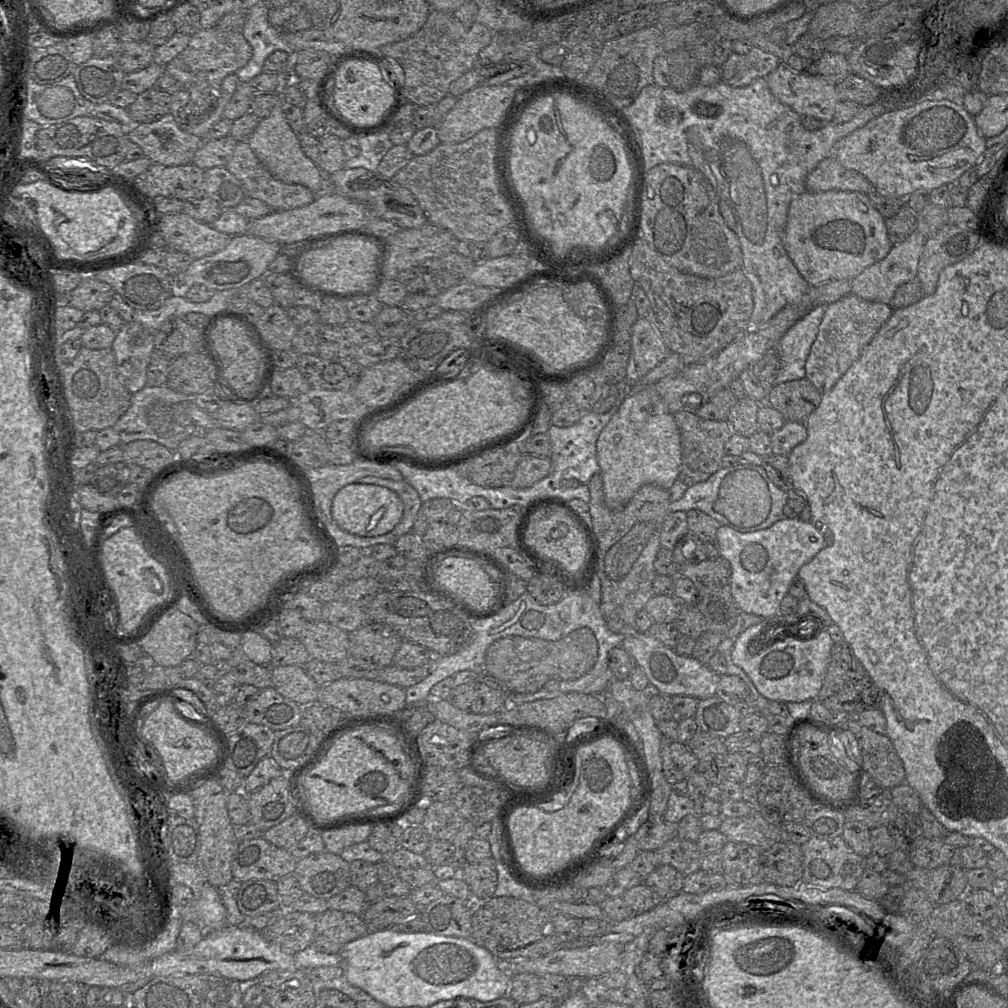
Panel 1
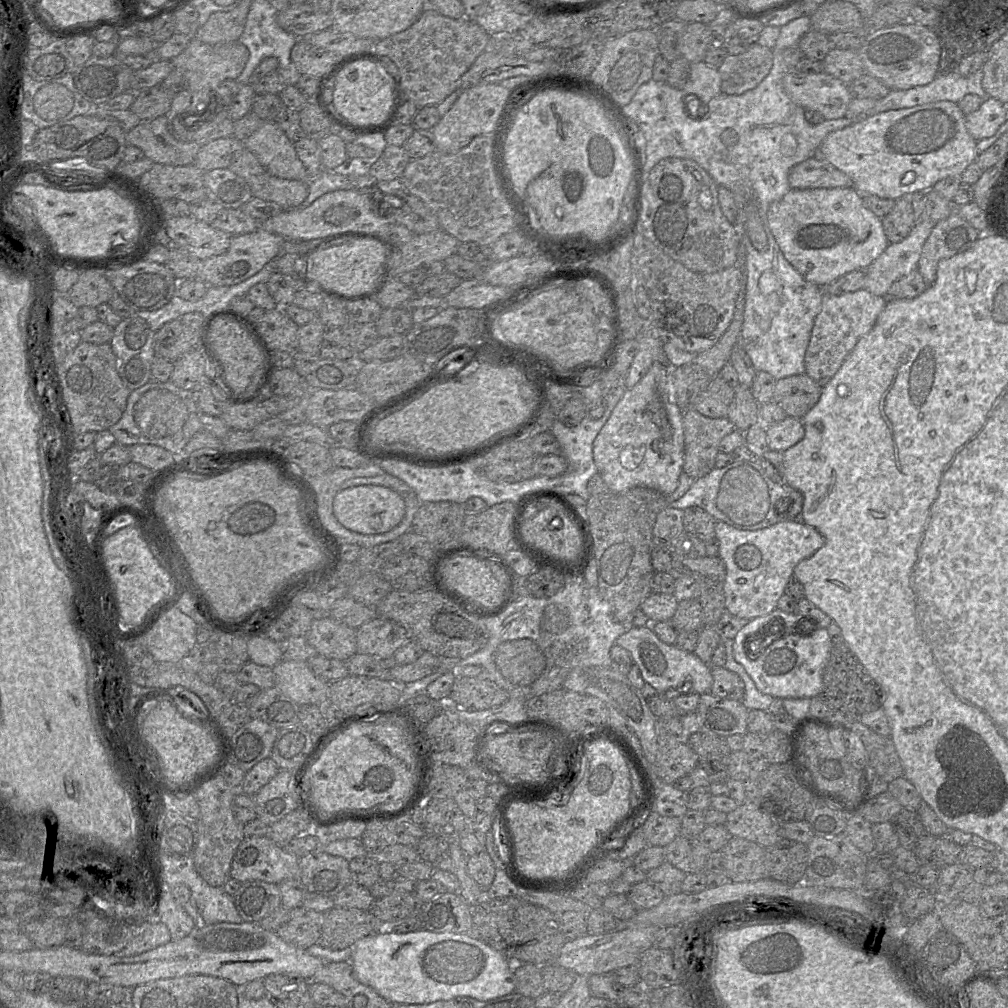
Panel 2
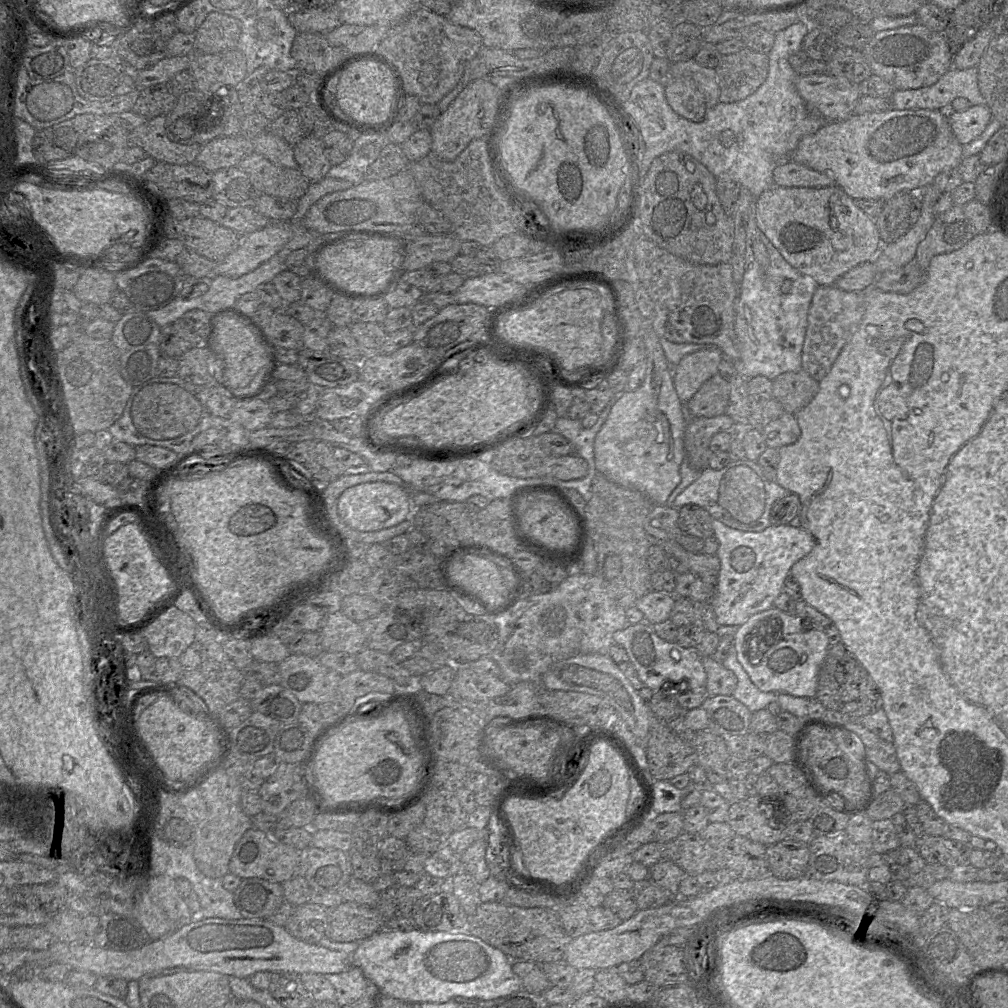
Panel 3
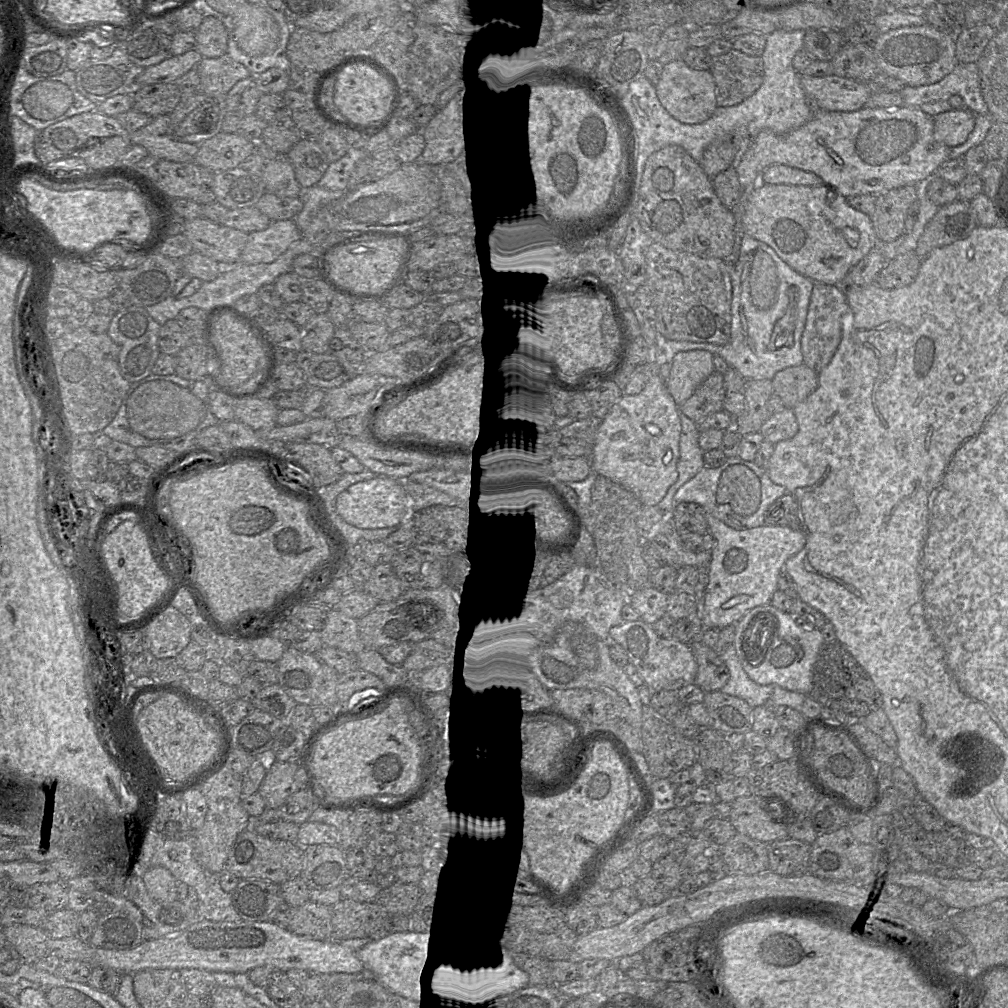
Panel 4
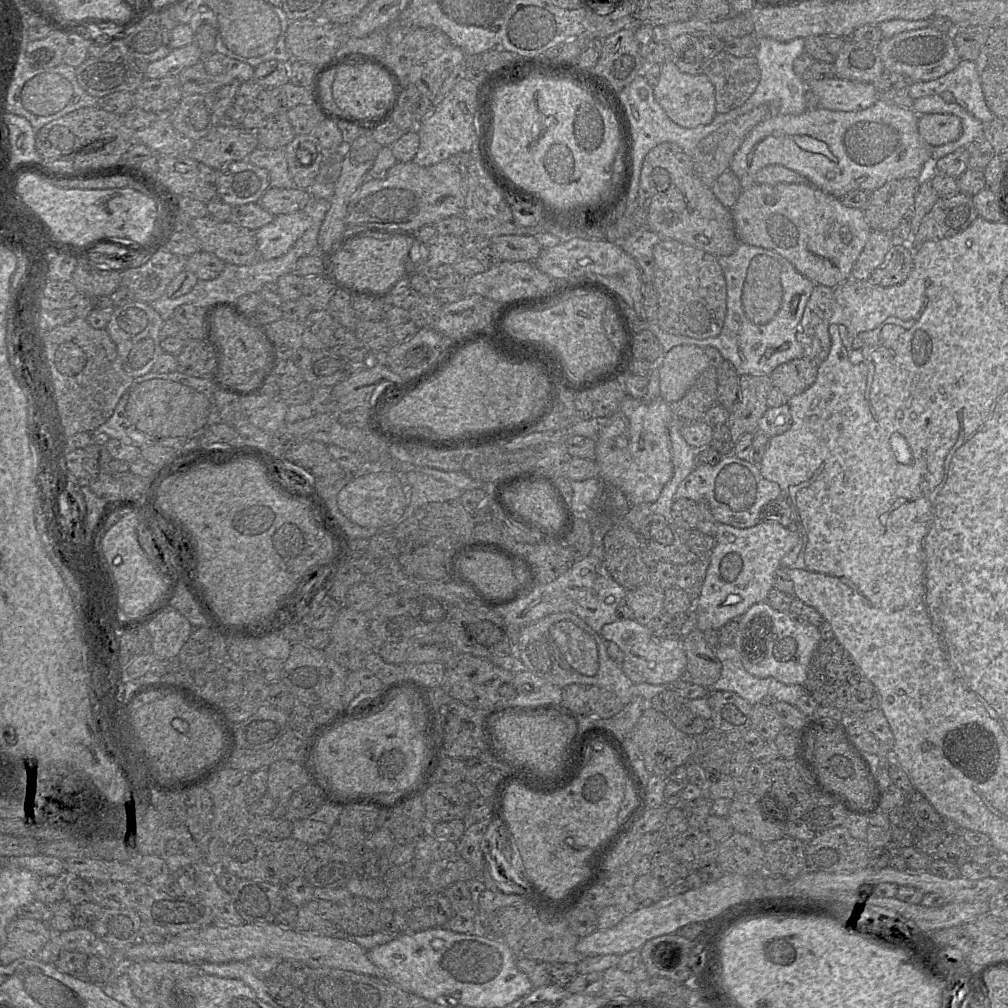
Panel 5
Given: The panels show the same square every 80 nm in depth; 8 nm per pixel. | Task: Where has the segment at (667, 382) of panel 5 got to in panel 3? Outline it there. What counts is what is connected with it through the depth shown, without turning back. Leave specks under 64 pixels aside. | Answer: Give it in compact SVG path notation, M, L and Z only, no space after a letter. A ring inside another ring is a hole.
M713 347L687 354L673 367L675 389L683 403L687 403L707 380L719 373L718 366L723 358L724 355L721 349L719 347Z

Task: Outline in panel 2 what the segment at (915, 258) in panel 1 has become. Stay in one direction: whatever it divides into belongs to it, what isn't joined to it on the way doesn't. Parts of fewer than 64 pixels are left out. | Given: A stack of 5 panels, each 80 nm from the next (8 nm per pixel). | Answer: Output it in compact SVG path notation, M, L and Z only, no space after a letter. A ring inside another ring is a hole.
M920 219L906 238L897 243L890 243L865 269L865 287L863 289L886 298L893 282L913 269L918 269L922 247L933 226L931 221Z

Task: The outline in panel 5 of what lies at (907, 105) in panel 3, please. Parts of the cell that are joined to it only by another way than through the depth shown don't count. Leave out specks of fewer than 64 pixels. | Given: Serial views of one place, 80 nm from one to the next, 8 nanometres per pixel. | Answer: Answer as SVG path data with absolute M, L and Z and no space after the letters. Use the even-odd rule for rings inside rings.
M961 60L955 69L935 80L913 82L908 87L908 91L914 100L925 96L940 95L944 91L950 91L955 96L955 102L983 124L988 124L996 117L986 104L975 61Z

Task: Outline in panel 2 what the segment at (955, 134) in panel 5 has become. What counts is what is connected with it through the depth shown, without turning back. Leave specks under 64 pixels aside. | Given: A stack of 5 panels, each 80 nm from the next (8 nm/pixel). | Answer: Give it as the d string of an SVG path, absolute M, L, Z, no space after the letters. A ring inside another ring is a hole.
M989 97L977 110L965 115L965 126L969 134L978 141L993 136L1006 120L1005 105Z

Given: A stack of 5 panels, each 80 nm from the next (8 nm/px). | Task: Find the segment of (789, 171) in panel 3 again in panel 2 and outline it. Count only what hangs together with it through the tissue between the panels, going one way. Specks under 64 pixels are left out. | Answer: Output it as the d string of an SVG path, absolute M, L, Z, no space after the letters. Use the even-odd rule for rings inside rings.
M809 158L794 166L788 176L791 189L851 188L853 181L844 172L821 158Z

